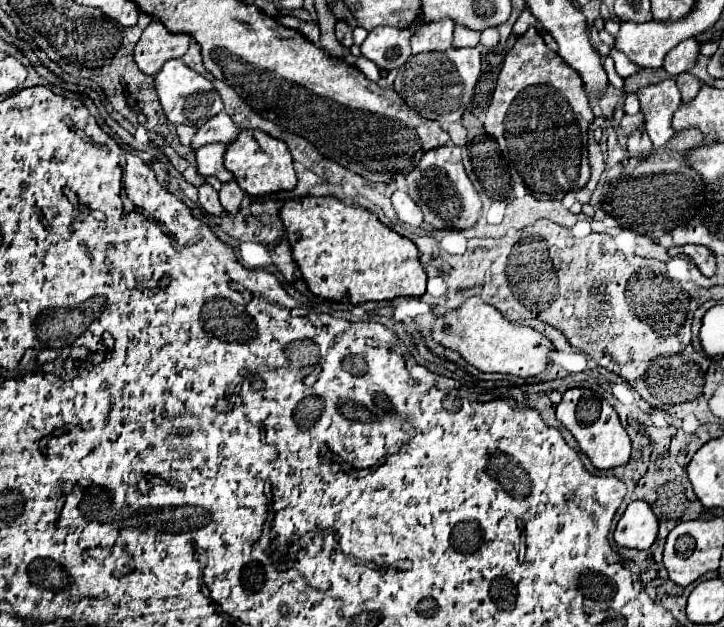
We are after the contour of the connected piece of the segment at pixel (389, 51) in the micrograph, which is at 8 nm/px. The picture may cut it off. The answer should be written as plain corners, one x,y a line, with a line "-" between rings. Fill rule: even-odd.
375,27
367,39
361,45
361,55
371,59
379,69
391,71
391,69
399,69
411,55
411,31
409,29
397,29
397,27

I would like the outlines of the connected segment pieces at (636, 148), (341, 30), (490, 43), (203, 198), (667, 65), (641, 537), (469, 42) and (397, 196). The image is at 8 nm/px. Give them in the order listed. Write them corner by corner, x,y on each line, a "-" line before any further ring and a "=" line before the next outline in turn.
637,129
629,141
627,141
627,151
637,157
637,159
647,159
649,153
651,153
653,145
651,145
651,139
647,137
647,133
643,129
=
339,19
335,31
337,31
337,39
339,39
341,45
345,45
345,47
351,47
353,45
353,33
351,33
351,27
347,25
347,21
=
489,27
489,29
485,29
485,31
481,31
481,45
483,47
495,47
499,43
499,33
497,33
497,29
495,27
=
203,183
199,185
199,203
201,207
211,213
211,215
221,215
225,209
221,207
219,203
219,197
217,197
217,191
209,185
209,183
=
695,38
687,39
669,51
664,59
662,68
669,75
685,73
685,71
695,67
697,55
699,55
697,41
695,41
=
631,501
619,519
613,539
627,549
649,549
657,537
657,517
645,501
=
455,25
455,45
457,47
475,47
479,45
479,31
=
395,191
391,201
393,201
393,209
395,209
395,213
397,213
401,223
417,227
423,221
421,209
413,203
413,199
405,191

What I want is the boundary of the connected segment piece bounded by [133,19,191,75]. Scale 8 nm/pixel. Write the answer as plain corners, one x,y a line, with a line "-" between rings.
157,19
143,31
135,45
135,63
147,75
157,75
159,69
175,57
183,57
189,49
189,35
169,33

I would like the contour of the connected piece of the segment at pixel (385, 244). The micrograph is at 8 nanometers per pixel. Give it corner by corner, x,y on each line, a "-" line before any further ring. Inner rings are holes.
303,197
287,201
281,207
281,219
291,243
293,257
303,273
303,279
311,293
325,297
329,301
341,301
341,303
367,303
367,301
385,301
395,297
421,297
425,293
427,273
419,261
419,251
413,241
407,237
397,235
393,229
379,223
379,219
363,209
363,207
351,207
343,201
337,201
333,197

